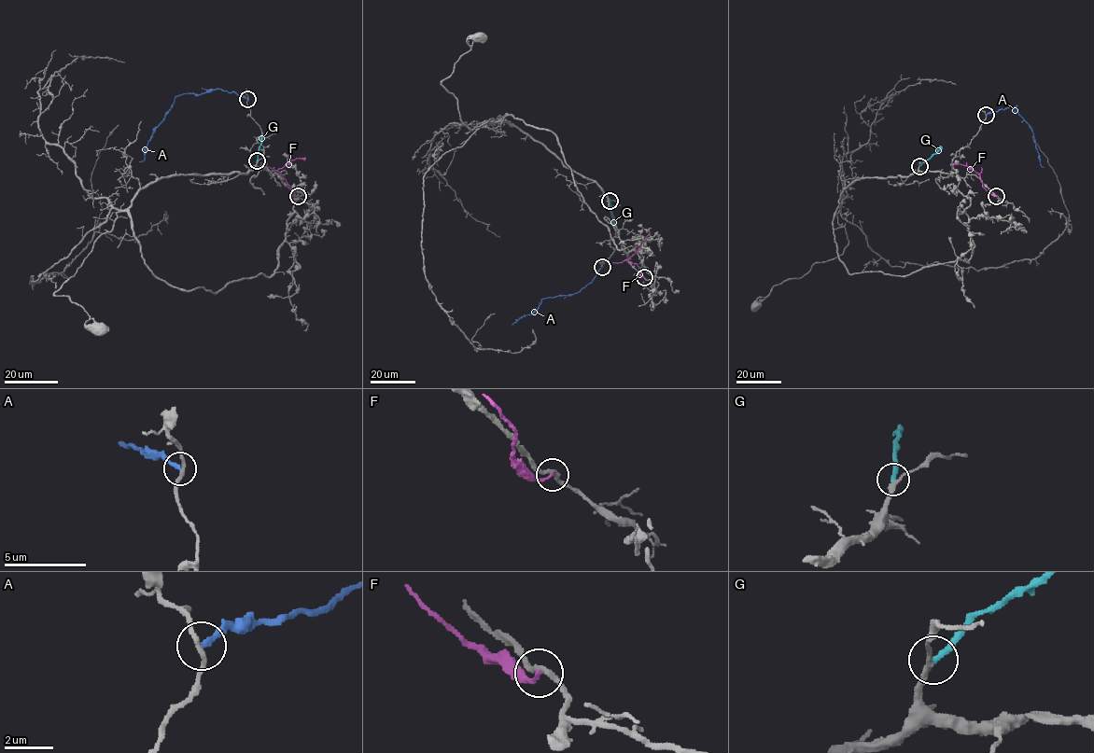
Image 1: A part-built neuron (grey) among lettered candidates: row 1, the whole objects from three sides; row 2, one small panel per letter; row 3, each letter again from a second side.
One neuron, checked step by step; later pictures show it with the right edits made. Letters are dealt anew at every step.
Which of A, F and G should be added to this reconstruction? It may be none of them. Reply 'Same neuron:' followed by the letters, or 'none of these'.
Same neuron: G

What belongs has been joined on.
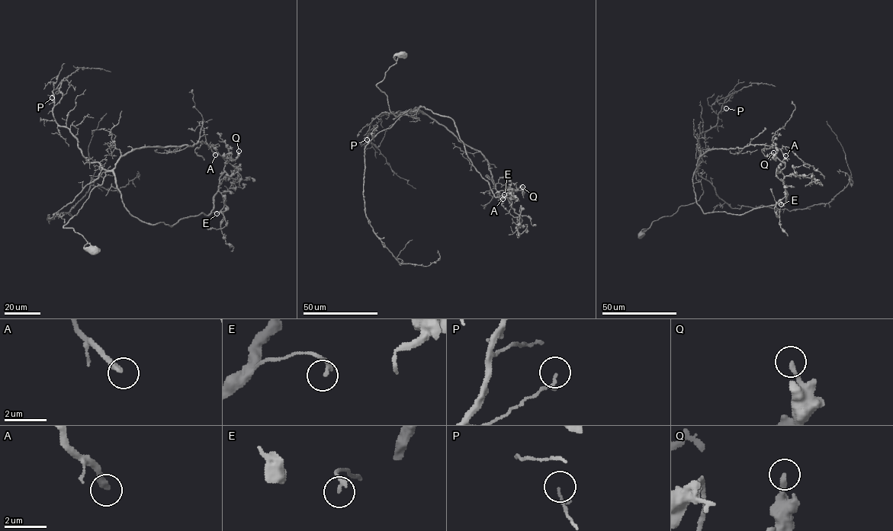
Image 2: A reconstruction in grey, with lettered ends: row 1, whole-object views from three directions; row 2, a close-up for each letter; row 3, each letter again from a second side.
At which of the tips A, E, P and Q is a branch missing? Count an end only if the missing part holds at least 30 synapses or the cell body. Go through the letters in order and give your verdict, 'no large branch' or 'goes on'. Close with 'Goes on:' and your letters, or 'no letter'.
A: goes on
E: no large branch
P: no large branch
Q: no large branch
Goes on: A

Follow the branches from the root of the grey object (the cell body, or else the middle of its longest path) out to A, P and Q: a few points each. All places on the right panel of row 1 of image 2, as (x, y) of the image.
A: (640, 235), (654, 221), (699, 199), (703, 190), (696, 178), (697, 162), (706, 151), (766, 145), (785, 155)
P: (640, 235), (654, 221), (699, 199), (699, 135), (714, 127), (726, 108)
Q: (640, 235), (699, 199), (696, 169), (695, 199), (704, 213), (784, 206), (785, 164), (773, 152)

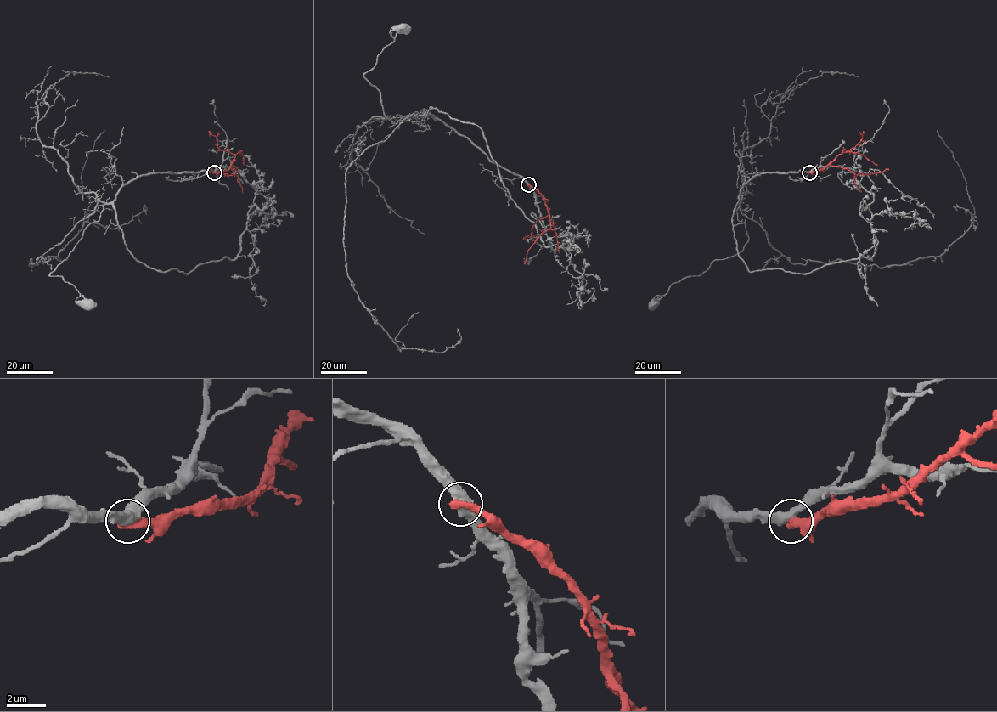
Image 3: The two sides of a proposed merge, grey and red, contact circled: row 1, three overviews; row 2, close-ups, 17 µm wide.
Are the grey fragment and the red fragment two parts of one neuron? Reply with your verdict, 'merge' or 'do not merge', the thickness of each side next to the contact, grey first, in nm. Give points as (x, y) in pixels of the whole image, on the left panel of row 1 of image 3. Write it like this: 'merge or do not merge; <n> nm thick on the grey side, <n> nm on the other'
do not merge; 500 nm thick on the grey side, 500 nm on the other

